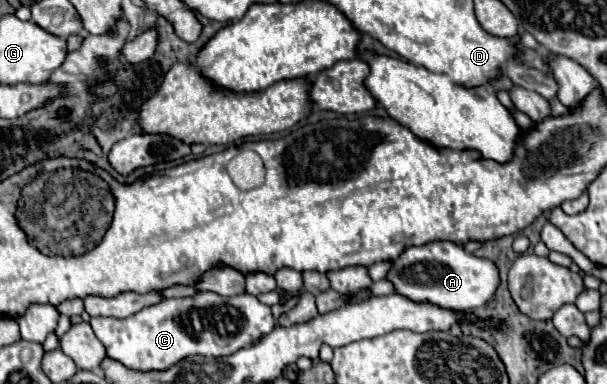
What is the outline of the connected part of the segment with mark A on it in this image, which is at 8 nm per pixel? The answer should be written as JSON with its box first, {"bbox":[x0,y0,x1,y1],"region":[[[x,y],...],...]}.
{"bbox":[386,242,498,310],"region":[[[432,242],[426,246],[410,246],[400,258],[390,262],[392,268],[386,274],[386,280],[394,284],[394,292],[412,300],[412,302],[430,302],[446,310],[472,310],[484,306],[498,288],[498,268],[474,254],[464,252],[464,248],[452,242]]]}

